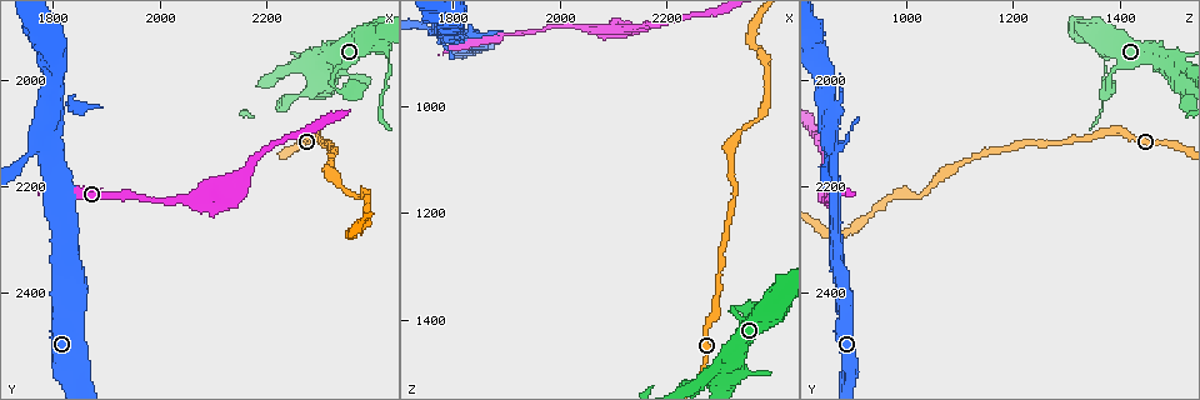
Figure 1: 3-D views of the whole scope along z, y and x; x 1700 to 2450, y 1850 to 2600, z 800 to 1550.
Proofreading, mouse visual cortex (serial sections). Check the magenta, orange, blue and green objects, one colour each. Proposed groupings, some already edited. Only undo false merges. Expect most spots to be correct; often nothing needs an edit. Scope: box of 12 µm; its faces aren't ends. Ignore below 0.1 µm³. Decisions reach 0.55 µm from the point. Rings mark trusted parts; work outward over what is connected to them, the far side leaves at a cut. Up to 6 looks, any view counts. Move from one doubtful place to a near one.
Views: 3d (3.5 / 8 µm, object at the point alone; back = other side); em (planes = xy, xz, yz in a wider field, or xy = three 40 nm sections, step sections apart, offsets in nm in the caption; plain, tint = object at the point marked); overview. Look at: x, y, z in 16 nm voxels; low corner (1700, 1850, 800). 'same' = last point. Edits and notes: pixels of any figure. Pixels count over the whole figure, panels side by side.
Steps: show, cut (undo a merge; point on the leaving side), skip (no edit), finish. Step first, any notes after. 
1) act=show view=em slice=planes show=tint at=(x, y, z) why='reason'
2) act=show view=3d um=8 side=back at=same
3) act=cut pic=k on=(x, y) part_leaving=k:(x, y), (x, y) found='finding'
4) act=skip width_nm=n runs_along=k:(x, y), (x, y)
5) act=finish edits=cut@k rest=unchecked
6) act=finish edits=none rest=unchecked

act=show view=em slice=xy step=5 show=tint at=(2005, 2230, 850) why='sudden change in width'

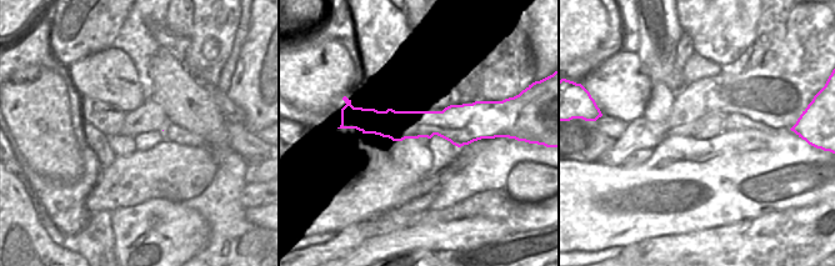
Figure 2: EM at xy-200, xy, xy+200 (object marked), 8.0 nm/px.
act=show view=3d um=3.5 at=same

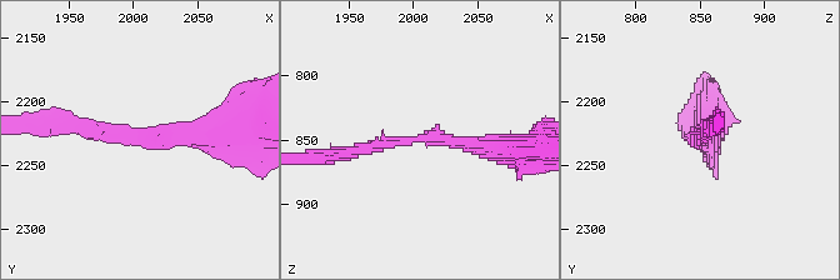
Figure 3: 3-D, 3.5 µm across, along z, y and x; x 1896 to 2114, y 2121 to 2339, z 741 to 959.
act=skip width_nm=260 runs_along=2:(354, 121), (470, 124), (484, 135) found='one cell here'

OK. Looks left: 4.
act=show view=3d um=3.5 side=back at=(1770, 2130, 855) why='three-way junction'

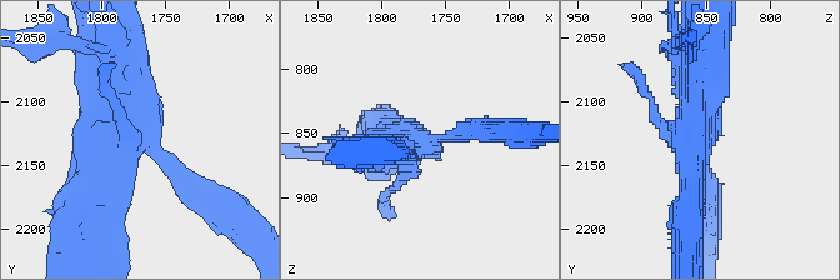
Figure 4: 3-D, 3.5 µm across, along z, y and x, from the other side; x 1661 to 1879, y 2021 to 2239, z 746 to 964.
act=show view=em slice=xy step=1 show=tint at=(1772, 2126, 860) why='need the tissue'

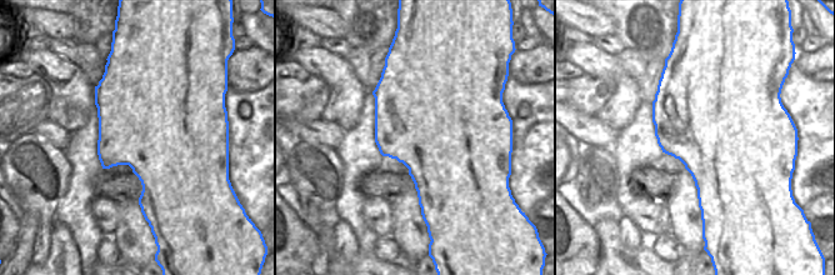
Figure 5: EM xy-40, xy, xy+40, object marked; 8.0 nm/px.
act=skip found='all the same cell'

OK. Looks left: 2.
act=show view=3d um=3.5 at=(2355, 2285, 875) why='abrupt turn'

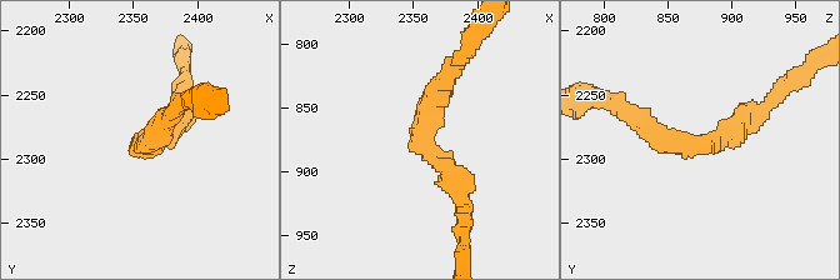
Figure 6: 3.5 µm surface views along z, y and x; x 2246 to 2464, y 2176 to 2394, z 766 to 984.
act=show view=em slice=xy step=3 show=tint at=(2356, 2290, 874) arm_widths_nm=300,300

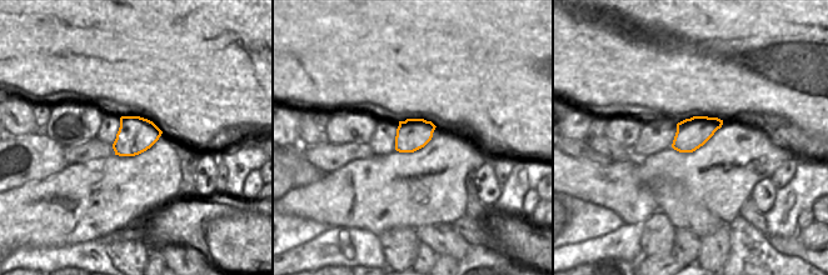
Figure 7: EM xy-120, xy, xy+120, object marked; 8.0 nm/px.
act=skip width_nm=260 runs_along=6:(459, 195), (420, 148), (451, 70) found='continuous, no second cell'

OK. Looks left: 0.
act=finish edits=none rest=unchecked

